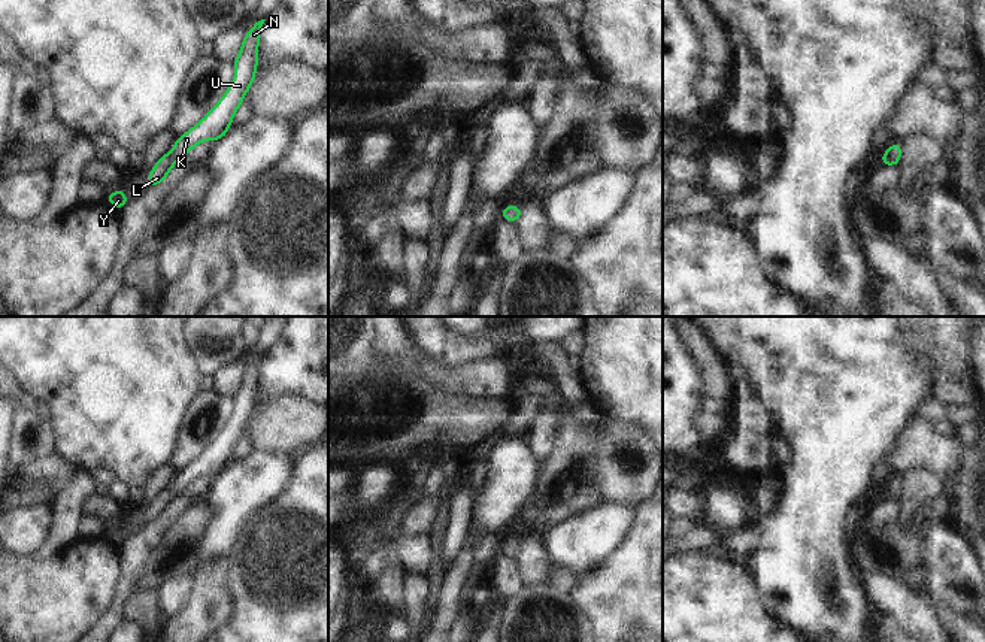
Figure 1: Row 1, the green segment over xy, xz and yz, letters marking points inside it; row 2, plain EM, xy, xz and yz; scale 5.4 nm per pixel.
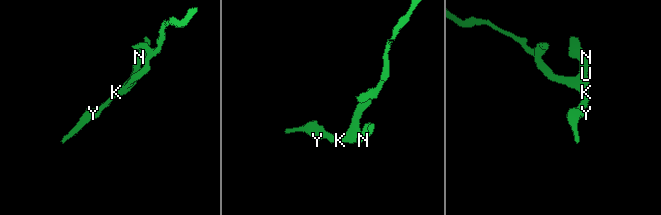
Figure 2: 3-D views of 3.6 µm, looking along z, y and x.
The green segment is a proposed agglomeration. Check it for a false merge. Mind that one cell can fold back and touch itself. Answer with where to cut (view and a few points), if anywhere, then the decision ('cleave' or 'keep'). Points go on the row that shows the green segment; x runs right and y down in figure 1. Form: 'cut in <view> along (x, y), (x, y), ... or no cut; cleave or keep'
no cut; keep

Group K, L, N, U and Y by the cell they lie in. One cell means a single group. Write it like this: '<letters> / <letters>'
K L N U Y

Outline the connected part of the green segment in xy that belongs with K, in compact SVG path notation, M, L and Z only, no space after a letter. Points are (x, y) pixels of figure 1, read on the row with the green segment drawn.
M266 19L255 22L254 27L245 33L242 49L237 58L233 61L236 76L224 97L198 124L181 134L172 151L164 154L155 163L154 169L148 173L149 188L161 184L179 158L188 154L196 145L204 140L219 140L227 134L234 113L237 112L246 91L251 88L255 79L260 30L264 21Z

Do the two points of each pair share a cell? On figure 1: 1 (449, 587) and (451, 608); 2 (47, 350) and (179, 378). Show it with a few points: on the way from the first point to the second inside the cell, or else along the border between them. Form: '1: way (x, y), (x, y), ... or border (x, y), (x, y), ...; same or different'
1: way (449, 591), (451, 603); same
2: way (79, 350), (102, 350), (129, 376), (147, 376); same

